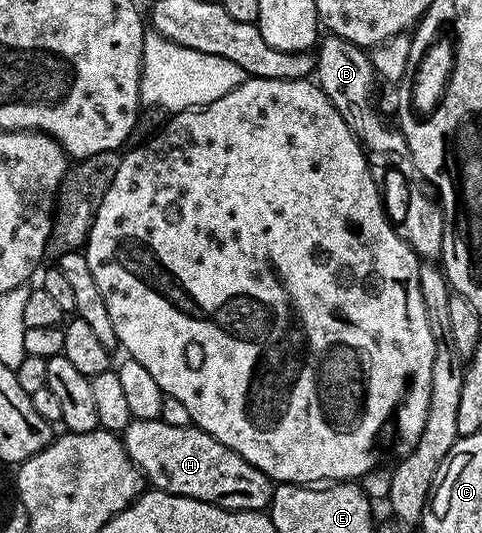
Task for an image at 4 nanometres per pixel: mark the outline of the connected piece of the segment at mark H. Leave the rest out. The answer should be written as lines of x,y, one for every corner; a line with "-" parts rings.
131,420
121,434
121,440
129,459
143,472
144,478
154,488
162,489
164,493
176,493
189,499
207,501
211,505
220,505
222,509
237,509
240,511
263,511
270,506
273,482
265,475
265,471
257,471
253,463
241,459
237,451
225,447
213,435
209,435
194,424
185,427
173,427
173,423
157,421

